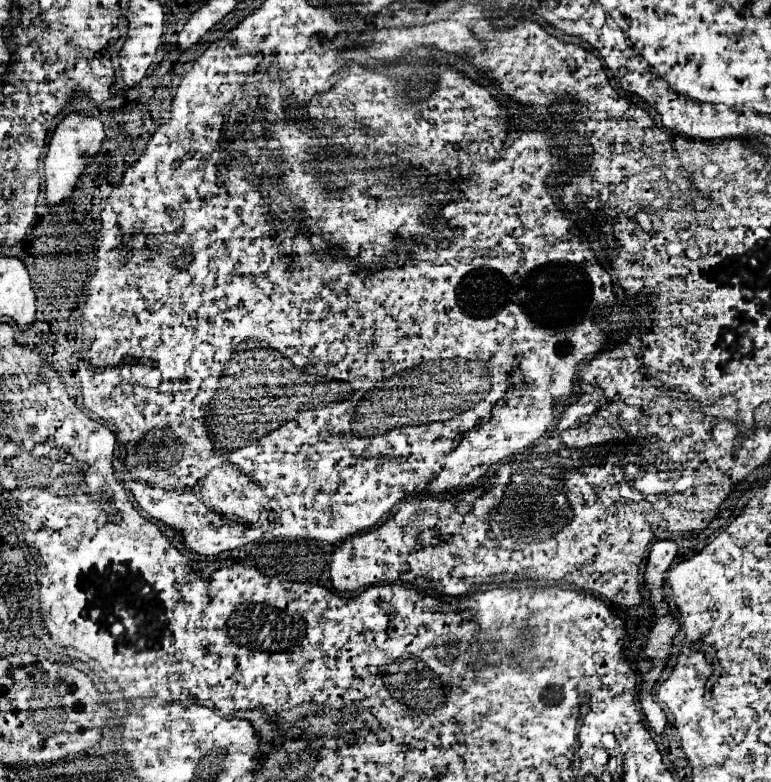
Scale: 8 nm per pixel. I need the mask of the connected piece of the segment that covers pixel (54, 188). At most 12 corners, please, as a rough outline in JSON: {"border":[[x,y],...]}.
{"border":[[84,111],[62,117],[46,159],[46,205],[70,197],[104,141]]}

